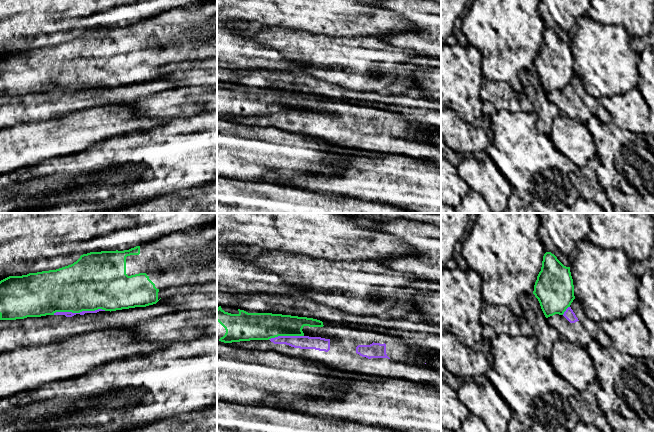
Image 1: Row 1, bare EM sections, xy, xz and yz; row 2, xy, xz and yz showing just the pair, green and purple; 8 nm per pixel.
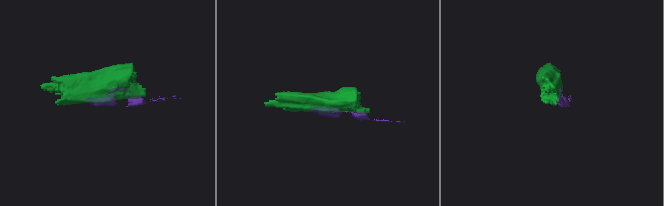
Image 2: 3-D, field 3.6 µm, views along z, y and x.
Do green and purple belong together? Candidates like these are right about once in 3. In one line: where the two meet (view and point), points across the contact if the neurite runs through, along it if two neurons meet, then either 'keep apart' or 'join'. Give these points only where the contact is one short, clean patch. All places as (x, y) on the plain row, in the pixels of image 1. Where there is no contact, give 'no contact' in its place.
xy (79, 88) | keep apart

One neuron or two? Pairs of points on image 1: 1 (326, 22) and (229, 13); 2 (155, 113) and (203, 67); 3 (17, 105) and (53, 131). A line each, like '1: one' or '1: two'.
1: one
2: one
3: two

